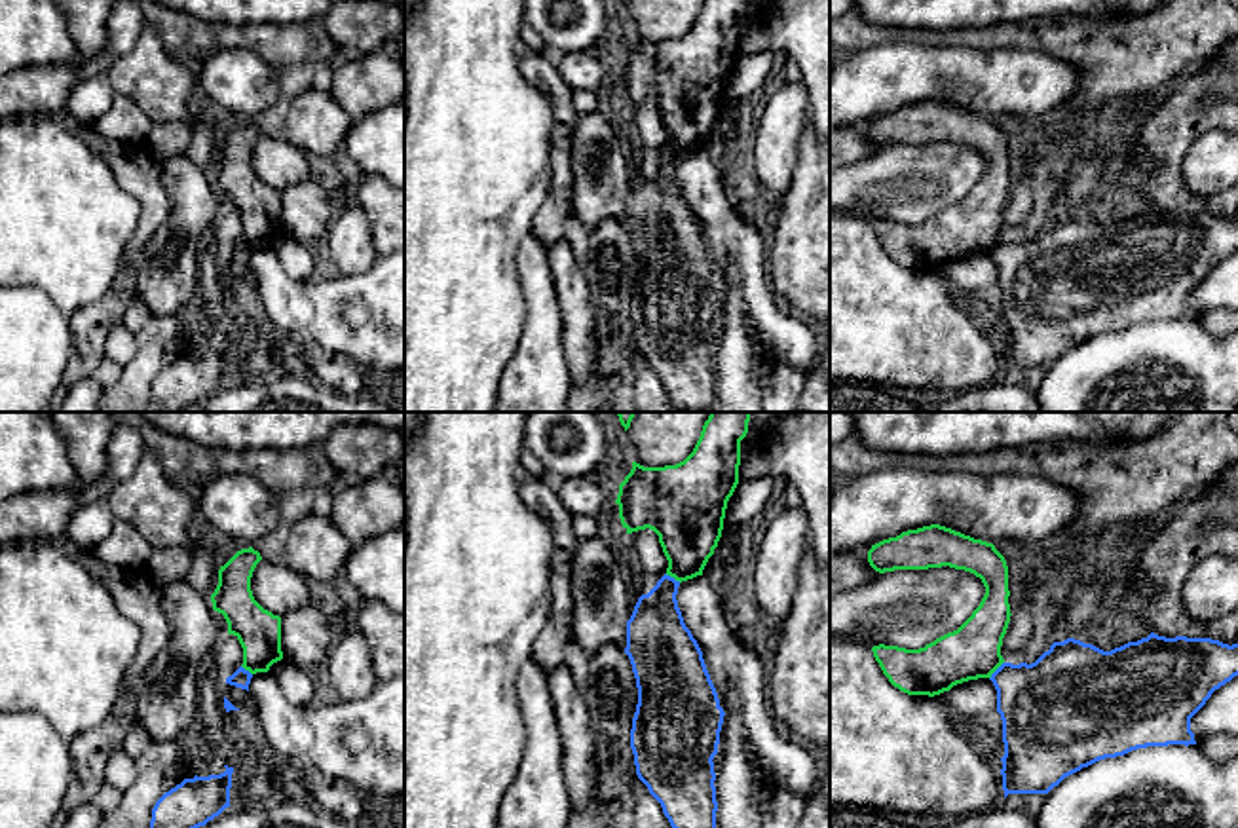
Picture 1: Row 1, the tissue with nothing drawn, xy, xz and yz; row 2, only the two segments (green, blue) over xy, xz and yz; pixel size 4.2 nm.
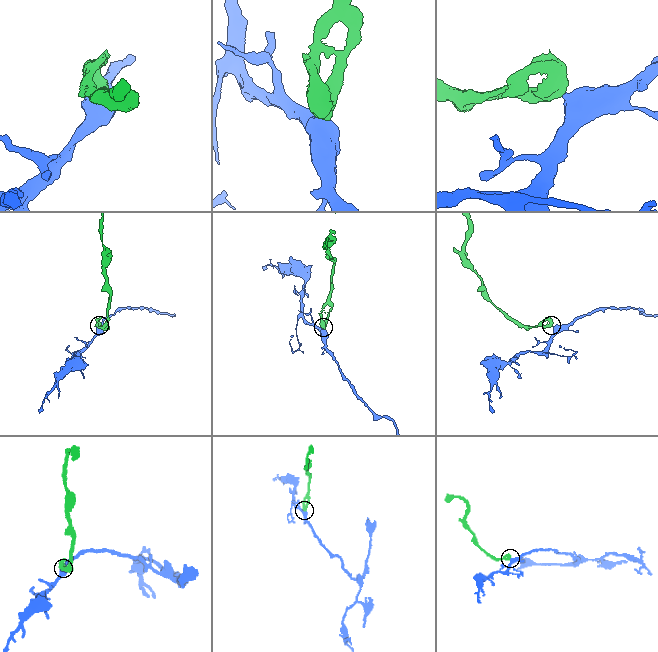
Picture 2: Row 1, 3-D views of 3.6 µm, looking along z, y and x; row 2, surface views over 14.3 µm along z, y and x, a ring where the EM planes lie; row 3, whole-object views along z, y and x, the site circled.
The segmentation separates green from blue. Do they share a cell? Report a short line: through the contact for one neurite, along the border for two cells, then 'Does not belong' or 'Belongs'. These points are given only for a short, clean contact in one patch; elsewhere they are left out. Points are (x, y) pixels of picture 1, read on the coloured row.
Line: yz (1003, 661), (990, 678). Does not belong

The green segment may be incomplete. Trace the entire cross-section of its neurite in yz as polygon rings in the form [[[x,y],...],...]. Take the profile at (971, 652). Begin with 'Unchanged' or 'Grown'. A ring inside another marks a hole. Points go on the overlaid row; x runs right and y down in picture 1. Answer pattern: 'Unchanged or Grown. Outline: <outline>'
Unchanged. Outline: [[[930,524],[872,545],[868,562],[879,574],[949,566],[974,574],[985,587],[980,606],[957,630],[919,649],[872,648],[894,687],[934,697],[957,684],[991,678],[1004,663],[1001,646],[1012,615],[1008,566],[993,543]]]

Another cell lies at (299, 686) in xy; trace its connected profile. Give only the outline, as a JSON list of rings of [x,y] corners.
[[[285,663],[281,672],[277,674],[277,684],[289,705],[304,706],[310,705],[315,697],[319,674]]]

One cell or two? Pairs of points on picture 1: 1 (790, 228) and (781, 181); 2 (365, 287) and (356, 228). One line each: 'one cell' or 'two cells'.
1: two cells
2: two cells

